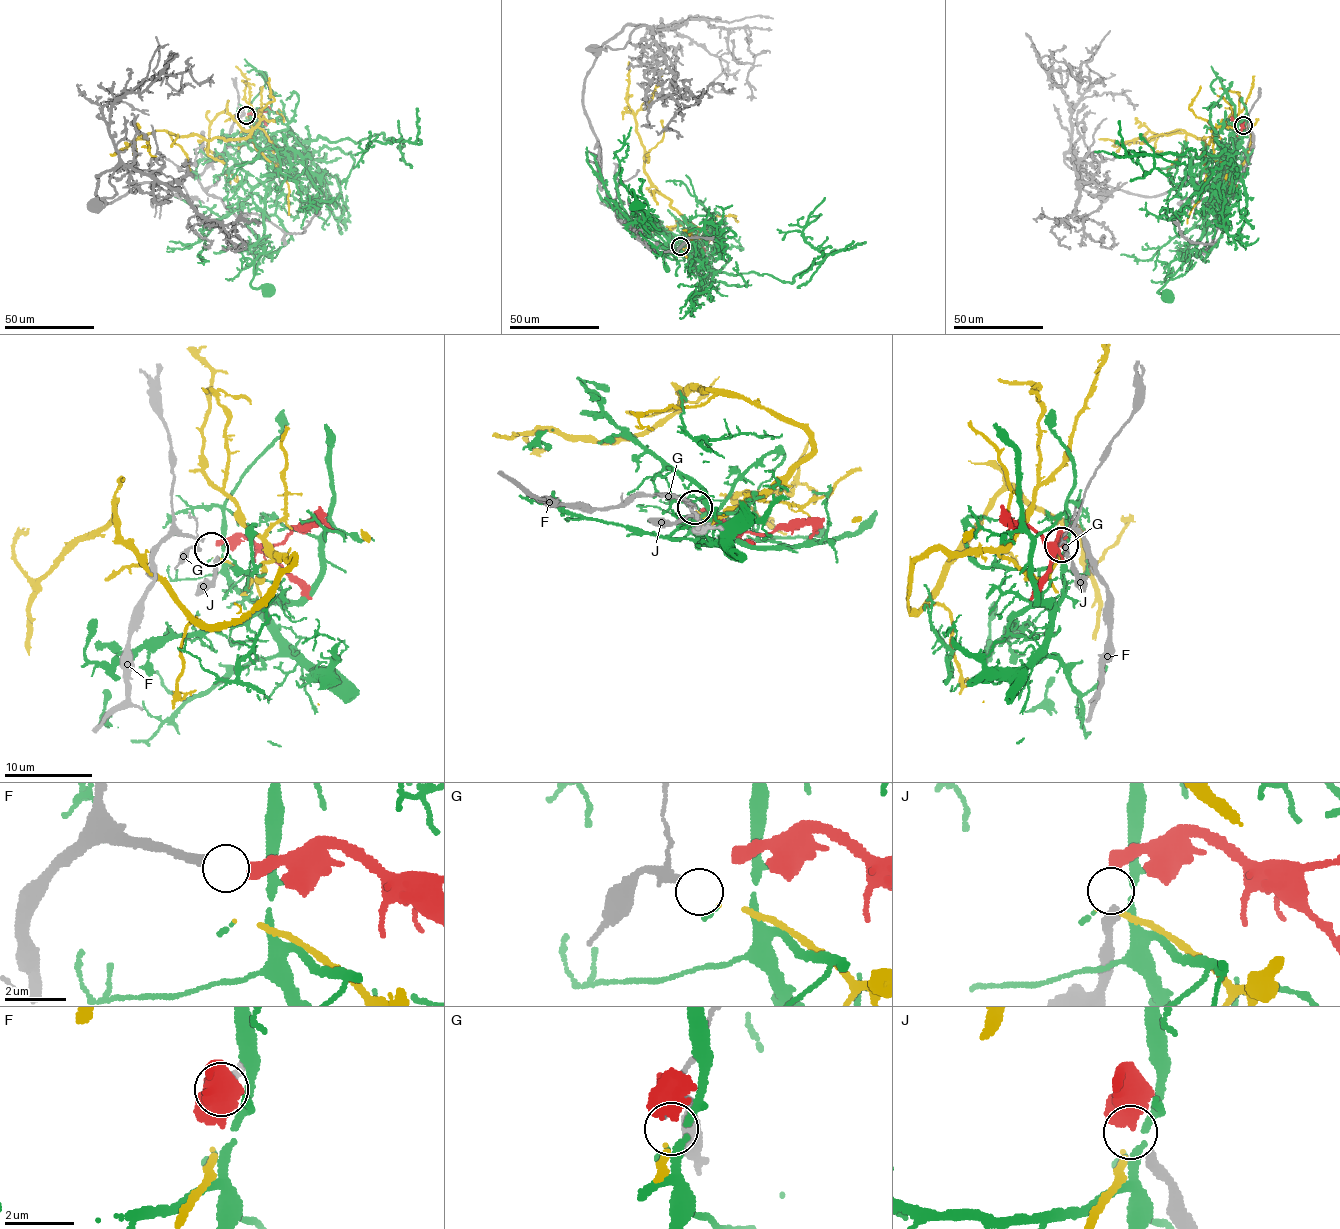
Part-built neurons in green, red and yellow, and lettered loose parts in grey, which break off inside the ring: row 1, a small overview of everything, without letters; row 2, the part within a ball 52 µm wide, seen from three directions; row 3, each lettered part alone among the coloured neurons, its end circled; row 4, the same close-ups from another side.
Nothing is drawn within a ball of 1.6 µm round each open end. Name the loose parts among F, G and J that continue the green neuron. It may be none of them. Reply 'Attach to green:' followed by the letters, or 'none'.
Attach to green: none

